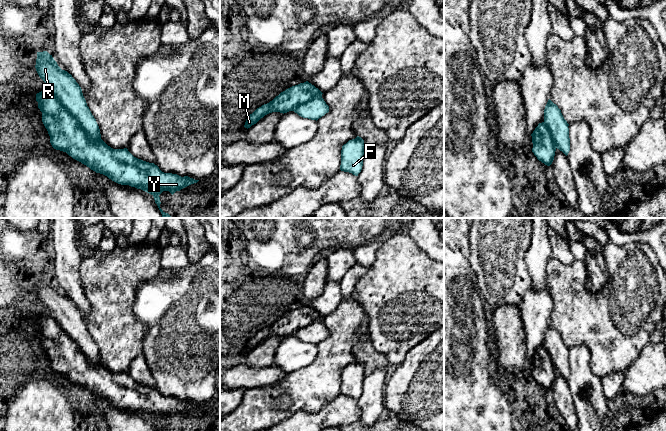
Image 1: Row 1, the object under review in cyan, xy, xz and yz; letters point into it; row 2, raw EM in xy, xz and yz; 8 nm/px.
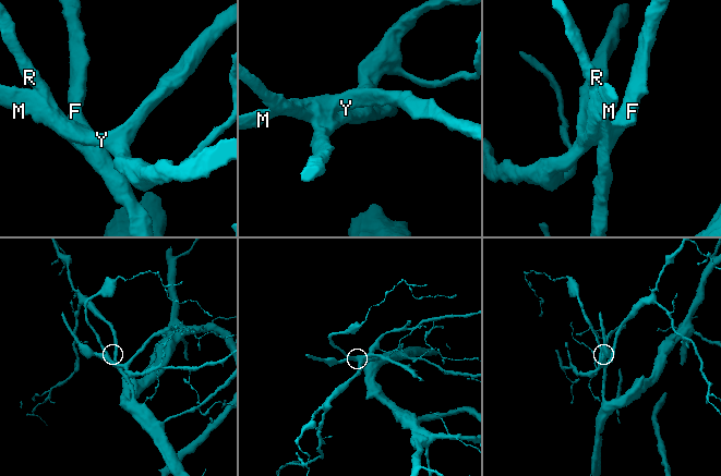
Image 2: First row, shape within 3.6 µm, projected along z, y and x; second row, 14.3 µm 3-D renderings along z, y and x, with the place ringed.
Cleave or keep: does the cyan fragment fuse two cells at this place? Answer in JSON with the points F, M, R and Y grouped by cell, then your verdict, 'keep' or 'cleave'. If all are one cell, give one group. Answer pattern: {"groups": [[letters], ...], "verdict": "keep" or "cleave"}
{"groups": [["F", "R"], ["M", "Y"]], "verdict": "cleave"}

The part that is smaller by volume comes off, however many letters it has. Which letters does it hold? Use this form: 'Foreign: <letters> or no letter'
Foreign: M, Y

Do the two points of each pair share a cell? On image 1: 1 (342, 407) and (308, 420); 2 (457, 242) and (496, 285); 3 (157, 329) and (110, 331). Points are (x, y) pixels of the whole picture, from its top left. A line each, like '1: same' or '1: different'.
1: same
2: different
3: different

